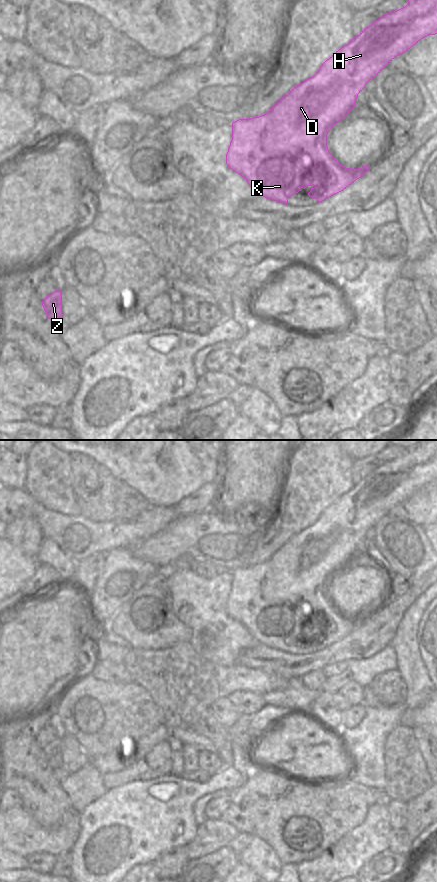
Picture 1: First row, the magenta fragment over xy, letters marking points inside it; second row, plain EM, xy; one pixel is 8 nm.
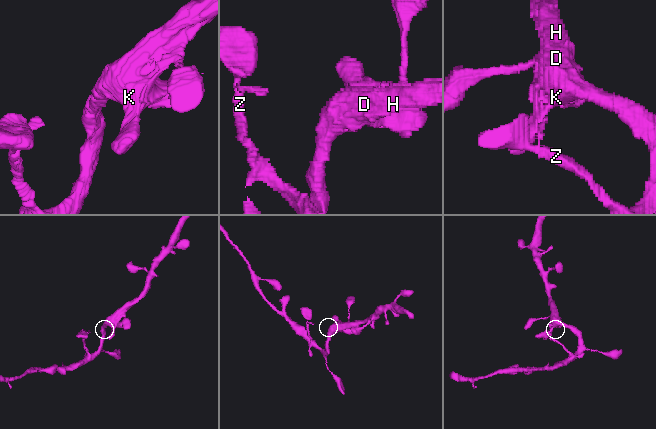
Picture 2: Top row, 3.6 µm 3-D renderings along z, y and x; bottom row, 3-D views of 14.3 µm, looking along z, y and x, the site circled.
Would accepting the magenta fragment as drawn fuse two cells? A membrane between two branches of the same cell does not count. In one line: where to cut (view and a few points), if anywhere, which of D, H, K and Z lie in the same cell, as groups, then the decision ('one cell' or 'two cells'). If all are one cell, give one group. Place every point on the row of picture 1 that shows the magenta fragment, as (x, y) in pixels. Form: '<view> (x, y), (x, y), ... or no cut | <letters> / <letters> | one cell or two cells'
no cut | D H K Z | one cell

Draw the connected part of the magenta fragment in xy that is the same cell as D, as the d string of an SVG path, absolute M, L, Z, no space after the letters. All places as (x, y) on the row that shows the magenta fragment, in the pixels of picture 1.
M408 0L405 7L387 13L336 51L313 77L294 87L265 115L233 122L226 164L241 175L258 195L285 205L288 205L288 197L312 185L315 187L311 188L308 195L317 199L318 203L343 191L369 172L369 167L366 165L361 169L350 169L342 166L327 147L328 132L356 107L358 94L395 57L408 51L421 39L435 34L437 34L437 0Z

